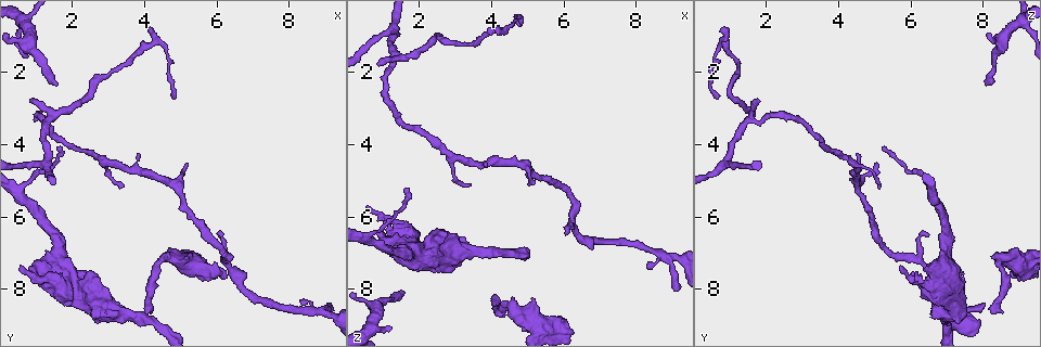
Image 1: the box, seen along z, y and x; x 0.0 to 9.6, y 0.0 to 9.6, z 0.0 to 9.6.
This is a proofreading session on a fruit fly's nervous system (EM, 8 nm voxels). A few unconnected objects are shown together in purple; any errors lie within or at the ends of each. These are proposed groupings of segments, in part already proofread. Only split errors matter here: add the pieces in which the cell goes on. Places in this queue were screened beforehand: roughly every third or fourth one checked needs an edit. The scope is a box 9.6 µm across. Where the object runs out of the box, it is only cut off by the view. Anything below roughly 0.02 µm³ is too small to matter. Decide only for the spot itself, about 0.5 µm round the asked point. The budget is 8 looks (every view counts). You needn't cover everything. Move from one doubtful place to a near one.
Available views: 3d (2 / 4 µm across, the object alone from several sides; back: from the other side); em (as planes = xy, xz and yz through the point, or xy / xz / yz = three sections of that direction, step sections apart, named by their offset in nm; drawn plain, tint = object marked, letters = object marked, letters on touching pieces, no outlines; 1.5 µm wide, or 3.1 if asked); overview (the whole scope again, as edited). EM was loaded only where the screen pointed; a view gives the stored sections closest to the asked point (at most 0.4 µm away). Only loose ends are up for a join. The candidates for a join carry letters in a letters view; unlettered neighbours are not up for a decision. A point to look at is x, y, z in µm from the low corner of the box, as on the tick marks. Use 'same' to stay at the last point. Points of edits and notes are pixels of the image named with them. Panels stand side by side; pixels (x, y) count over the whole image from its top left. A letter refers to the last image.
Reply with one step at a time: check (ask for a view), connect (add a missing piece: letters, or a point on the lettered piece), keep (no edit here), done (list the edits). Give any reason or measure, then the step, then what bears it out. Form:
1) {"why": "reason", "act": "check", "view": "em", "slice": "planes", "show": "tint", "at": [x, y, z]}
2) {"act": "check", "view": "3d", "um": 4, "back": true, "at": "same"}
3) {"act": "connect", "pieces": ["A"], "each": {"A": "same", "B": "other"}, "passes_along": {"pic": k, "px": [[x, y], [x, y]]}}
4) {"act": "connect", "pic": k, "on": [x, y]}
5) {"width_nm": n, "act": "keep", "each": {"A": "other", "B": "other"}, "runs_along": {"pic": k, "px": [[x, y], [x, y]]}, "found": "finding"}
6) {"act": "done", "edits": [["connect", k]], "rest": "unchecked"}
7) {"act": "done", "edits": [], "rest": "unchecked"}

{"why": "free end", "act": "check", "view": "3d", "um": 2, "at": [1.50, 2.30, 8.10]}

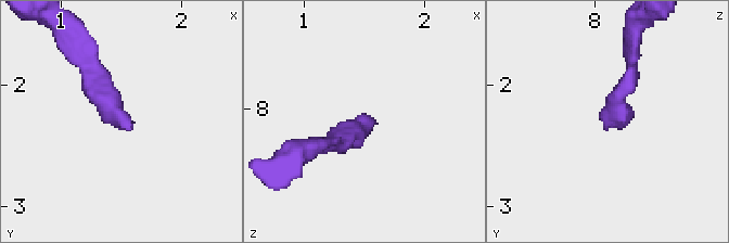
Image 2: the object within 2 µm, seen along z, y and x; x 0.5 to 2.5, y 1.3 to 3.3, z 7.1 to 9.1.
{"act": "check", "view": "em", "slice": "planes", "show": "letters", "at": [1.54, 2.34, 8.08]}

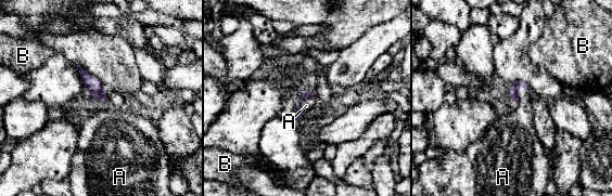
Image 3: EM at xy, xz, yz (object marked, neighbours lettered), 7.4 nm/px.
{"longest_contact_nm": ["A", 150], "act": "connect", "pieces": ["A"], "each": {"A": "same", "B": "other"}, "passes_along": {"pic": 3, "px": [[305, 94], [304, 99], [306, 105]]}, "found": "the cell continues"}

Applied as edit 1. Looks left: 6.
{"why": "free end", "act": "check", "view": "em", "slice": "planes", "show": "letters", "at": [1.60, 4.10, 5.15]}

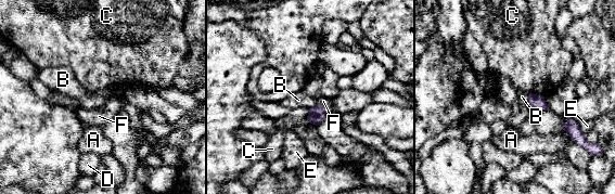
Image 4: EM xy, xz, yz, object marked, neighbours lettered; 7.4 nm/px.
{"act": "keep", "each": {"A": "other", "B": "other", "C": "other", "D": "other", "E": "other", "F": "other"}, "border": {"pic": 4, "px": [[527, 94], [528, 104]]}, "found": "none of them fits"}

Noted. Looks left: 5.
{"why": "free end", "act": "check", "view": "em", "slice": "planes", "show": "letters", "at": [5.05, 7.10, 8.30]}

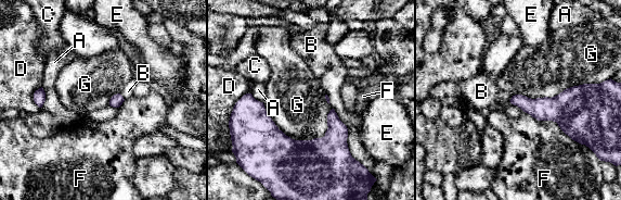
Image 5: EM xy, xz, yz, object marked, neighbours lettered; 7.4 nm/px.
{"act": "keep", "each": {"A": "other", "B": "other", "C": "other", "D": "other", "E": "other", "F": "other", "G": "other"}, "border": {"pic": 5, "px": [[262, 102], [292, 138], [325, 135]]}, "found": "no lettered piece goes on from it"}

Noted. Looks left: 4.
{"act": "done", "edits": [["connect", 3]], "rest": "unchecked"}

